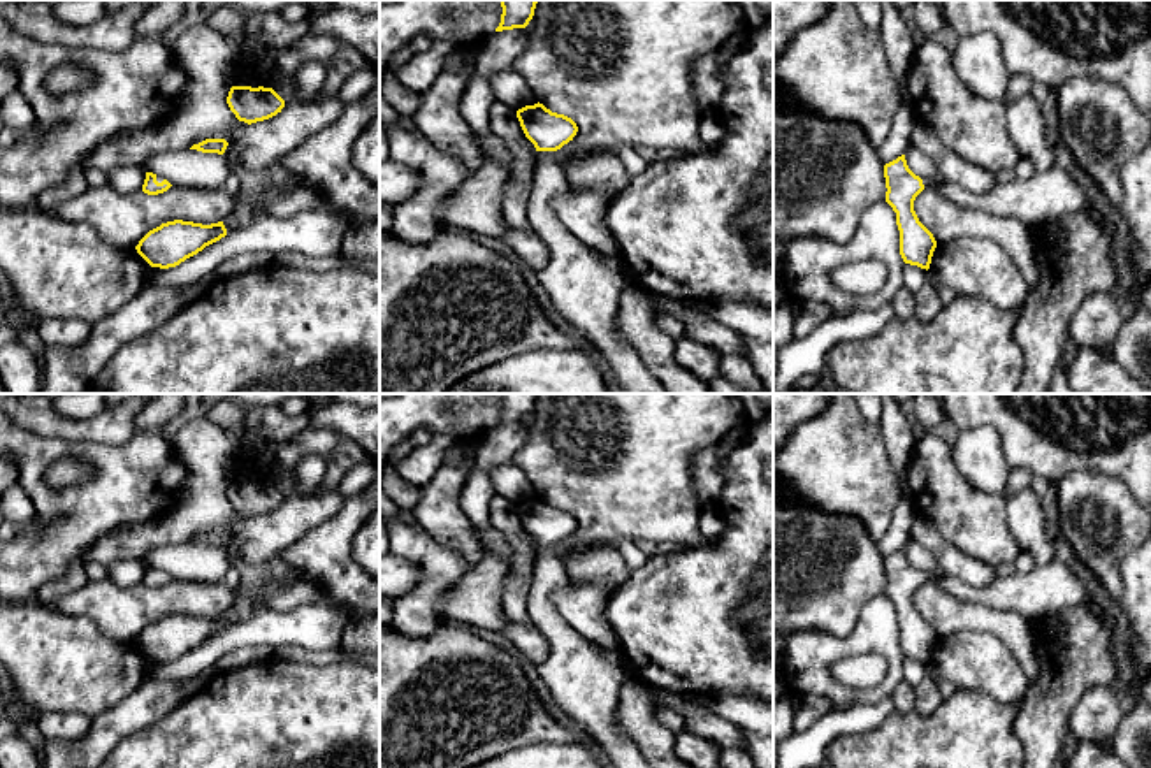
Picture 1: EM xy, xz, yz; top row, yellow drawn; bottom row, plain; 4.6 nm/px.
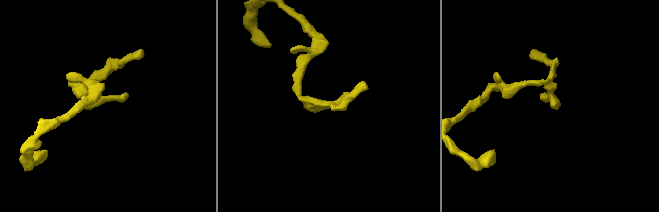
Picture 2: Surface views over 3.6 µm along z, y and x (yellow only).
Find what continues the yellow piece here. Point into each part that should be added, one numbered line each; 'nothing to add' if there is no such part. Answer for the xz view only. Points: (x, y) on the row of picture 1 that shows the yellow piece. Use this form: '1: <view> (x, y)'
1: xz (584, 285)

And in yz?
1: yz (1053, 194)

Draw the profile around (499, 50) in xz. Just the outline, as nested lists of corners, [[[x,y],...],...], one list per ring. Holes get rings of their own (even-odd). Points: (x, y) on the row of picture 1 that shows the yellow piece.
[[[529,28],[494,32],[481,42],[474,76],[460,97],[459,111],[474,134],[485,135],[490,130],[489,111],[494,93],[489,77],[496,72],[511,69],[515,58],[525,49]]]

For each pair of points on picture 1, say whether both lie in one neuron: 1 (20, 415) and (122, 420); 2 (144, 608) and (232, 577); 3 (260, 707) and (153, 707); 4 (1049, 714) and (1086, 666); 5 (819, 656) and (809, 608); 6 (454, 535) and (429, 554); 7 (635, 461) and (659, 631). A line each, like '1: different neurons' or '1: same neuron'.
1: same neuron
2: different neurons
3: different neurons
4: same neuron
5: different neurons
6: different neurons
7: different neurons

